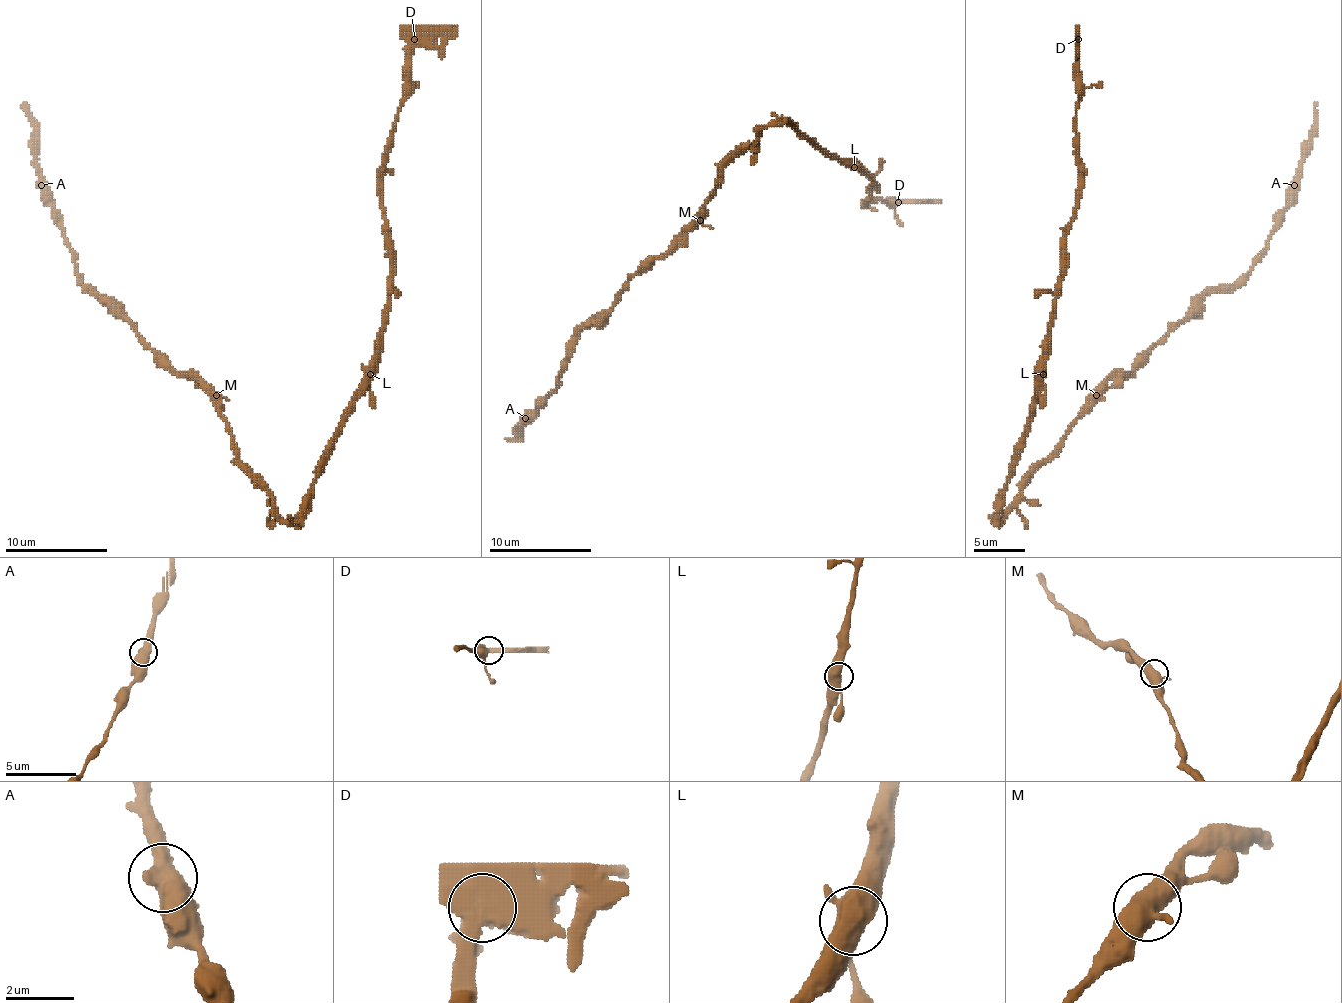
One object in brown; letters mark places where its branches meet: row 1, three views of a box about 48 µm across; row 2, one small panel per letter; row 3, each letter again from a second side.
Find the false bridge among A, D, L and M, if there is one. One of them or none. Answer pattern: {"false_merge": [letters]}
{"false_merge": ["D"]}

